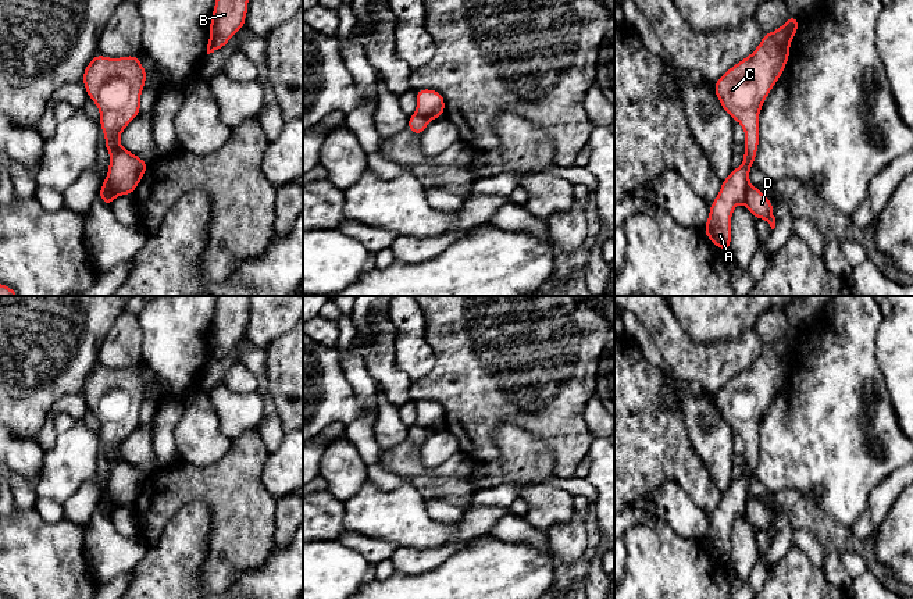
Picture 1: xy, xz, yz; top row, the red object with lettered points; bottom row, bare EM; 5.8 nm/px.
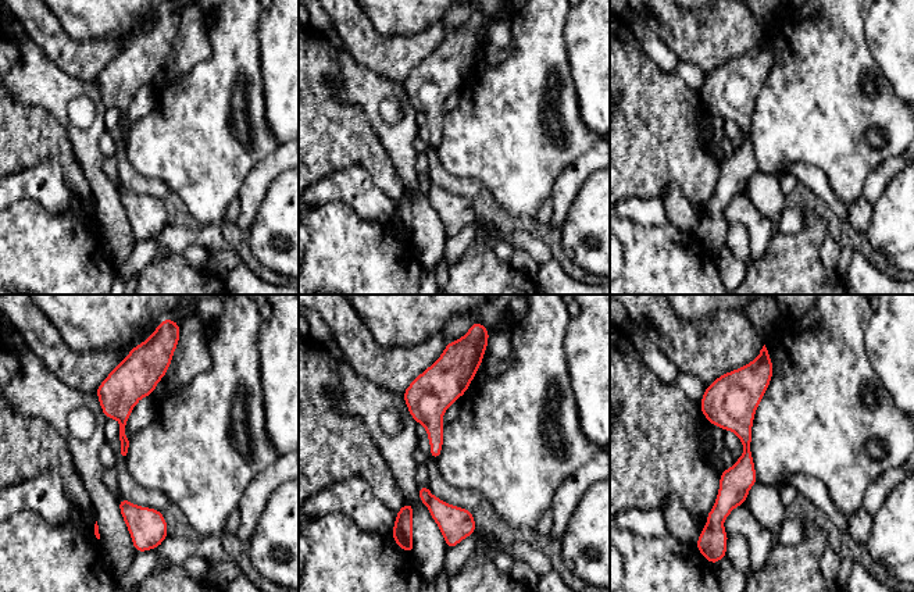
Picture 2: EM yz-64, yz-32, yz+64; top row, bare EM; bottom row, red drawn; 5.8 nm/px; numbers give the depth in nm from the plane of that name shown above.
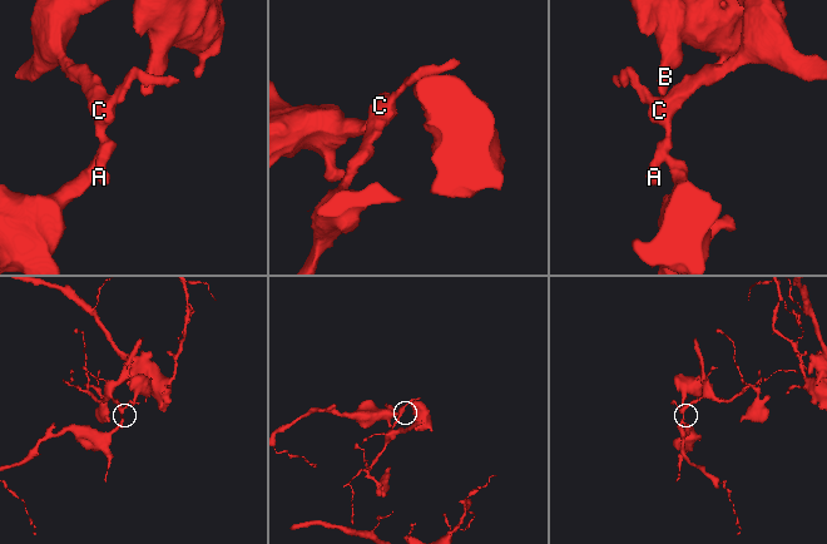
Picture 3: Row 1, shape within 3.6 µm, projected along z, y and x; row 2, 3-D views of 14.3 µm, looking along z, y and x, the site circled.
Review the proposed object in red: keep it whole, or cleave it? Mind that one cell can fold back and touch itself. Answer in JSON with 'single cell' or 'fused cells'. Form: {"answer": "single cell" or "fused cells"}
{"answer": "fused cells"}

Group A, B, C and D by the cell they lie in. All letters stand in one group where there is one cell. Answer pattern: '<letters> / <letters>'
A B C / D

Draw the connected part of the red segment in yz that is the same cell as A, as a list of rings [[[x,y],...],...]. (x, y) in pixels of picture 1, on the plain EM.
[[[789,327],[787,334],[771,345],[763,345],[760,356],[746,370],[732,377],[713,395],[721,420],[745,442],[743,474],[731,481],[721,493],[720,504],[710,516],[705,546],[728,564],[731,557],[731,528],[737,516],[745,513],[750,477],[759,459],[759,425],[762,417],[781,389],[789,370],[789,356],[798,343],[799,329]]]

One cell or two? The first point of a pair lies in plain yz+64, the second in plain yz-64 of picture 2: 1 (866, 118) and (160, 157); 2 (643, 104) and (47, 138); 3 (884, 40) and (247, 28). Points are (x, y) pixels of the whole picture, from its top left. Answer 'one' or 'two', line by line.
1: one
2: one
3: two

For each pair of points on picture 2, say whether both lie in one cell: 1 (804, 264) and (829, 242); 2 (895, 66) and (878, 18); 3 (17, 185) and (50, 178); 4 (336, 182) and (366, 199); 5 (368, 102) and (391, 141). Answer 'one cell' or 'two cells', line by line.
1: two cells
2: one cell
3: one cell
4: one cell
5: one cell

